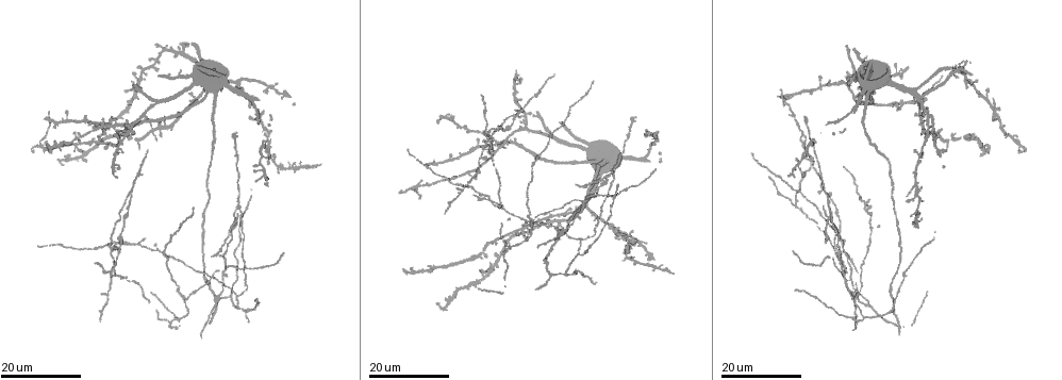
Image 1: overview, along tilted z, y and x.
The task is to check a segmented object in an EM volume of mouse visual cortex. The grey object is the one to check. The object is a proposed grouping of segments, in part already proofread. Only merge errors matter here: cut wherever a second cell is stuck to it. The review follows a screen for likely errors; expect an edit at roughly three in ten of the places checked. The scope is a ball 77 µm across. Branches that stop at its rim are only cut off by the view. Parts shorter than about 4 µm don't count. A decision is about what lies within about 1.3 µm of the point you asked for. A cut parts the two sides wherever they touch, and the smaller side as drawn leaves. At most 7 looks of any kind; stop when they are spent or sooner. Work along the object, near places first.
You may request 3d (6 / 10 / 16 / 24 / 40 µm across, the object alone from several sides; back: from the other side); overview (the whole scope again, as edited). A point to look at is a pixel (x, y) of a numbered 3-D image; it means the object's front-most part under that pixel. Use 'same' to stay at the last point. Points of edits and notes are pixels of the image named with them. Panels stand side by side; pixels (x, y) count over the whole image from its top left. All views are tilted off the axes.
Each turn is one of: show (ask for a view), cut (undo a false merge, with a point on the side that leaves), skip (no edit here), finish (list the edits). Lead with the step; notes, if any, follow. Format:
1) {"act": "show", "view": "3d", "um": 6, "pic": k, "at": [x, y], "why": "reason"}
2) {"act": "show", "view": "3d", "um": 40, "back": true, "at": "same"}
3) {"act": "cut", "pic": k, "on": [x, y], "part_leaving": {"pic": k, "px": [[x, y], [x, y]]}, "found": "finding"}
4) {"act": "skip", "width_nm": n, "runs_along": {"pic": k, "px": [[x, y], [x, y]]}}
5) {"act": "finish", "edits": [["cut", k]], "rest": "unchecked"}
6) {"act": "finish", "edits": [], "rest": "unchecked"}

{"act": "show", "view": "3d", "um": 16, "pic": 1, "at": [864, 316], "why": "arms part here"}

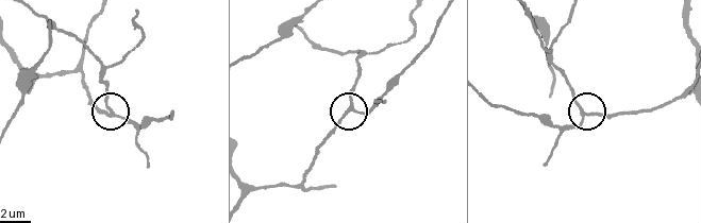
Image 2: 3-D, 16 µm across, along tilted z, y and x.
{"act": "show", "view": "3d", "um": 6, "pic": 2, "at": [350, 109]}

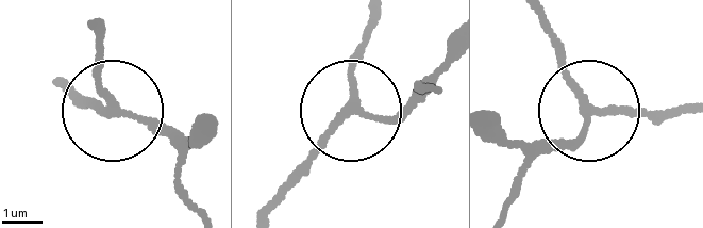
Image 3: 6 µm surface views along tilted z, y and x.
{"act": "skip", "width_nm": 170, "found": "all the same cell"}

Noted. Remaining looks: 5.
{"act": "show", "view": "3d", "um": 24, "pic": 1, "at": [582, 237], "why": "a fork"}

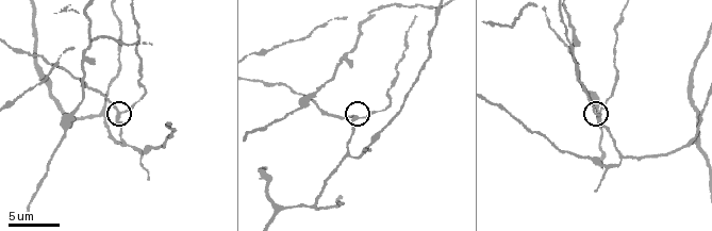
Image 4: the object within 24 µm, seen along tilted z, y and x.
{"act": "show", "view": "3d", "um": 10, "pic": 4, "at": [356, 117]}

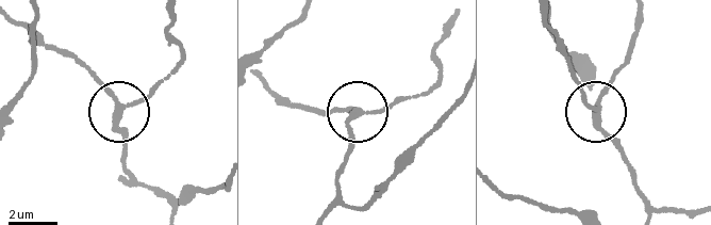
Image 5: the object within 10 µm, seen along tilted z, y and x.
{"act": "skip", "side_arm_um": 62, "runs_along": {"pic": 5, "px": [[169, 10], [183, 59], [144, 95], [114, 103], [84, 61]]}, "found": "continuous, no second cell"}

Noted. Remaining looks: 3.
{"act": "show", "view": "3d", "um": 16, "pic": 1, "at": [828, 200], "why": "side arm on a straight run"}

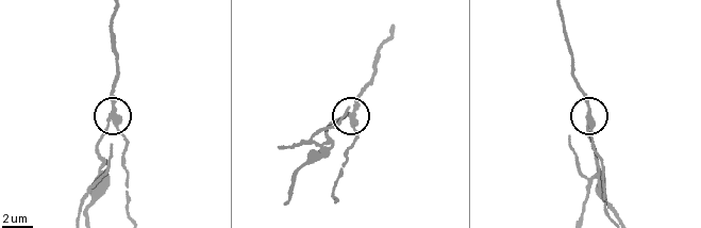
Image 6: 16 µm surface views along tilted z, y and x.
{"act": "show", "view": "3d", "um": 6, "pic": 6, "at": [350, 117], "why": "zoom in"}

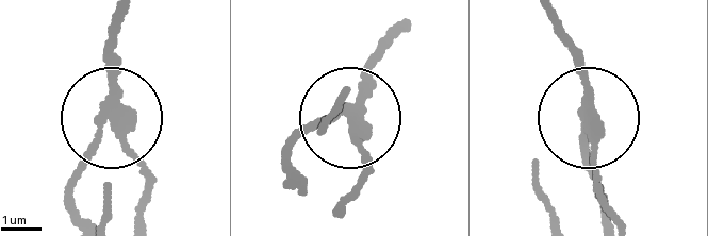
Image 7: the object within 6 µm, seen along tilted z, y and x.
{"act": "cut", "pic": 7, "on": [84, 159], "part_leaving": {"pic": 7, "px": [[104, 111], [75, 188], [75, 215]]}, "found": "two cells meet here"}

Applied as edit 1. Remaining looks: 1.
{"act": "finish", "edits": [["cut", 7]], "rest": "unchecked"}

